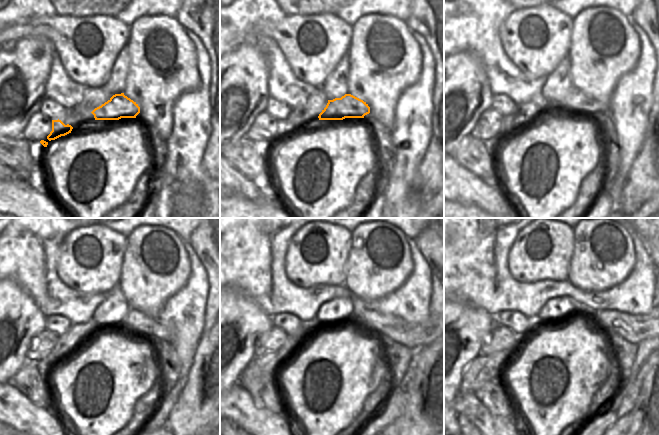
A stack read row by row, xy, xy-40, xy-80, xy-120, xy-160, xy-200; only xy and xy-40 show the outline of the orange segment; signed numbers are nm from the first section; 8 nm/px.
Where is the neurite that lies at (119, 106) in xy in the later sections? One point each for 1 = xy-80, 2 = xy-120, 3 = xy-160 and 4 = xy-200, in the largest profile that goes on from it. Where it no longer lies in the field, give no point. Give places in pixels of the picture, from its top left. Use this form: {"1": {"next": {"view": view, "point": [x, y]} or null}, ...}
{"1": {"next": {"view": "xy-80", "point": [577, 104]}}, "2": {"next": {"view": "xy-120", "point": [136, 324]}}, "3": {"next": {"view": "xy-160", "point": [369, 322]}}, "4": {"next": {"view": "xy-200", "point": [635, 328]}}}

